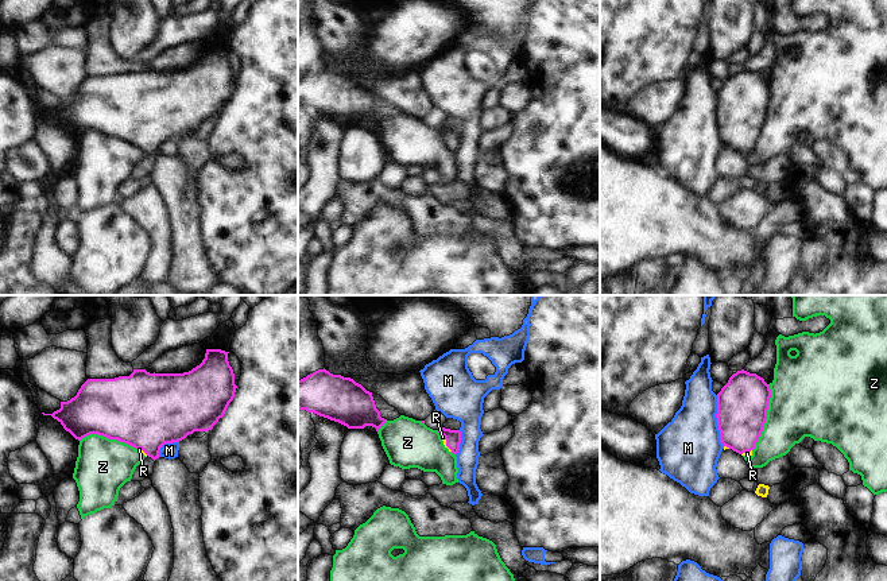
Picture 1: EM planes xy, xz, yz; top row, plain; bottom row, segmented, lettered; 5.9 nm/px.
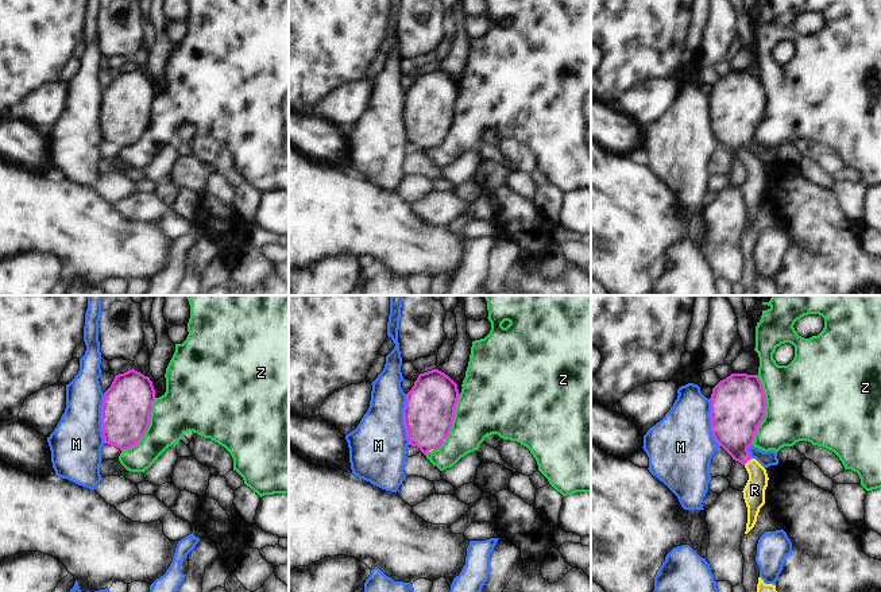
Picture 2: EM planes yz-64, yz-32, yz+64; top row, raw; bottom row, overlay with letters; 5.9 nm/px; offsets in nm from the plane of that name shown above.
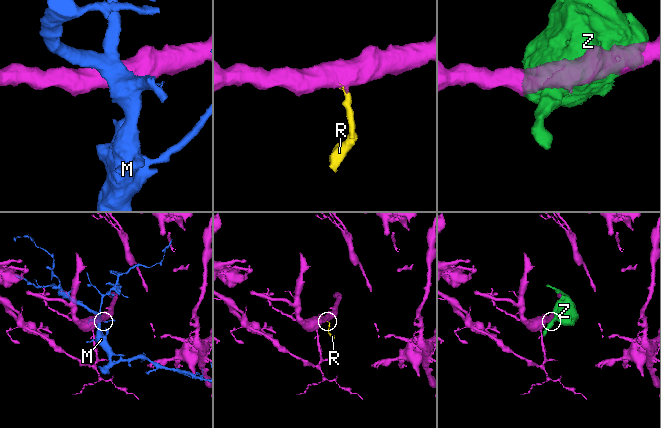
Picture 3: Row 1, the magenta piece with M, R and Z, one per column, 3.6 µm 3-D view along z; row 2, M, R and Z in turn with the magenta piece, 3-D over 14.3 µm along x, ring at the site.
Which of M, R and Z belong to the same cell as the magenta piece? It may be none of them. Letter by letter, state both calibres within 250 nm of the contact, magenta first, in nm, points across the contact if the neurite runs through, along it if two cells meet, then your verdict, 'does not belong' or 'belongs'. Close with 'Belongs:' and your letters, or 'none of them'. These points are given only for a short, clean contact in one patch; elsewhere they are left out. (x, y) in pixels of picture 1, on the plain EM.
M: 300 nm thick on the magenta side, 380 nm on the other; does not belong
R: 100 nm thick on the magenta side, 20 nm on the other; runs through xz (453, 136), (446, 140), (442, 135); belongs
Z: 300 nm thick on the magenta side, 400 nm on the other; does not belong
Belongs: R

